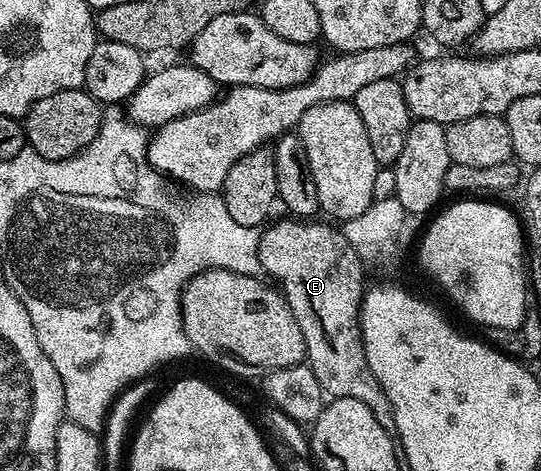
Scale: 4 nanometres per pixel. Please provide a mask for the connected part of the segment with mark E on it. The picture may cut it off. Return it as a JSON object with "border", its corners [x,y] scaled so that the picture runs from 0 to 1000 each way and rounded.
{"border":[[[588,465],[529,467],[536,469],[508,467],[482,488],[477,561],[486,582],[501,580],[508,588],[505,594],[518,607],[532,652],[540,652],[540,669],[547,669],[547,686],[555,686],[575,788],[591,805],[597,834],[612,845],[665,847],[665,856],[695,881],[710,915],[732,921],[725,856],[717,856],[710,822],[695,813],[695,796],[688,796],[688,779],[680,779],[669,726],[671,548],[632,497],[630,484],[616,476],[593,478]]]}

